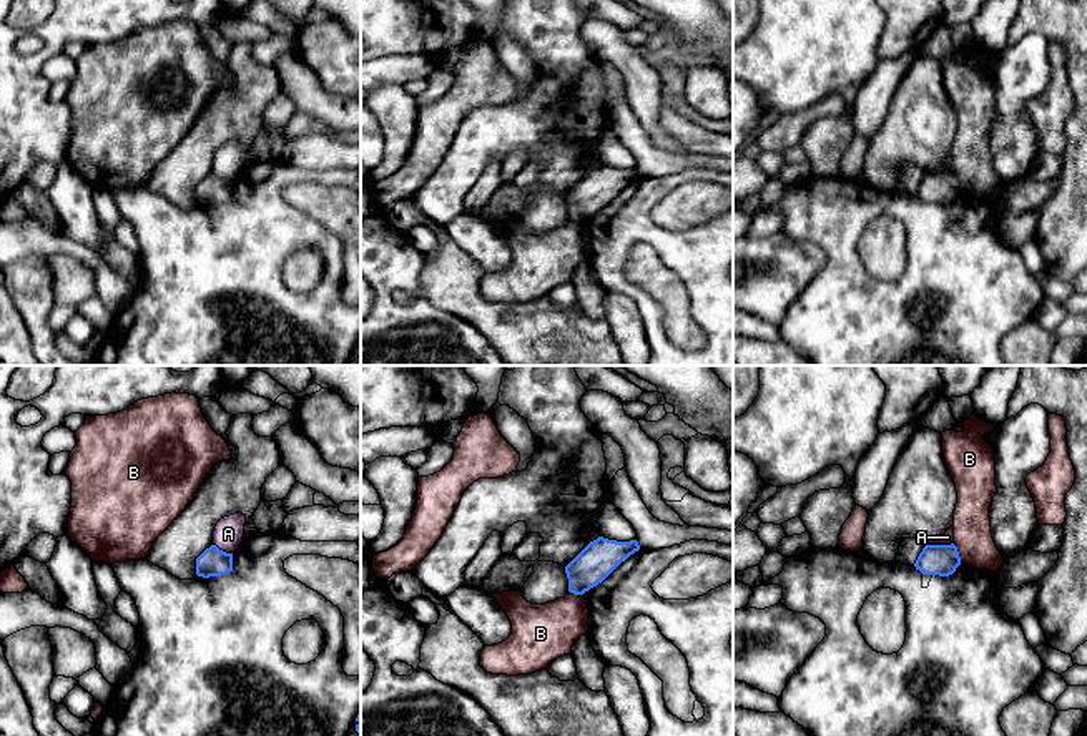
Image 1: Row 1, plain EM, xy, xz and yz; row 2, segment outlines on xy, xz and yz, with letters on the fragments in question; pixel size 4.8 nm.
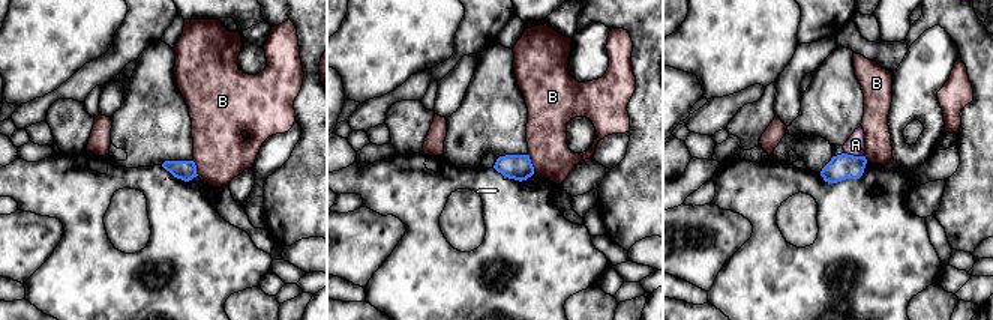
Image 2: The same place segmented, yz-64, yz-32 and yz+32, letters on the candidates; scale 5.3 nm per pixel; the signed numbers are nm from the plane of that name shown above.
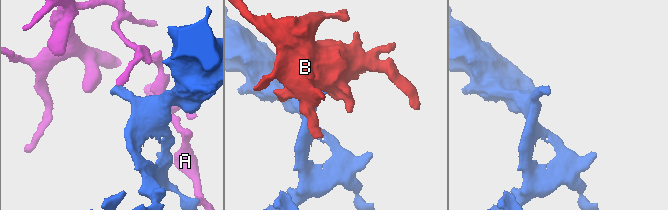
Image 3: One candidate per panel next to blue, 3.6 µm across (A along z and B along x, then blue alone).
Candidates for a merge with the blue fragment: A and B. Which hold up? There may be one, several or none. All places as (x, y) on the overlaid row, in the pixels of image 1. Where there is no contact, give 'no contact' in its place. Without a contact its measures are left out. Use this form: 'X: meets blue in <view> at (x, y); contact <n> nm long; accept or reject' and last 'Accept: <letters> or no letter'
A: meets blue in xy at (221, 550); contact 110 nm long; reject
B: meets blue in yz at (958, 554); contact 100 nm long; reject
Accept: no letter

